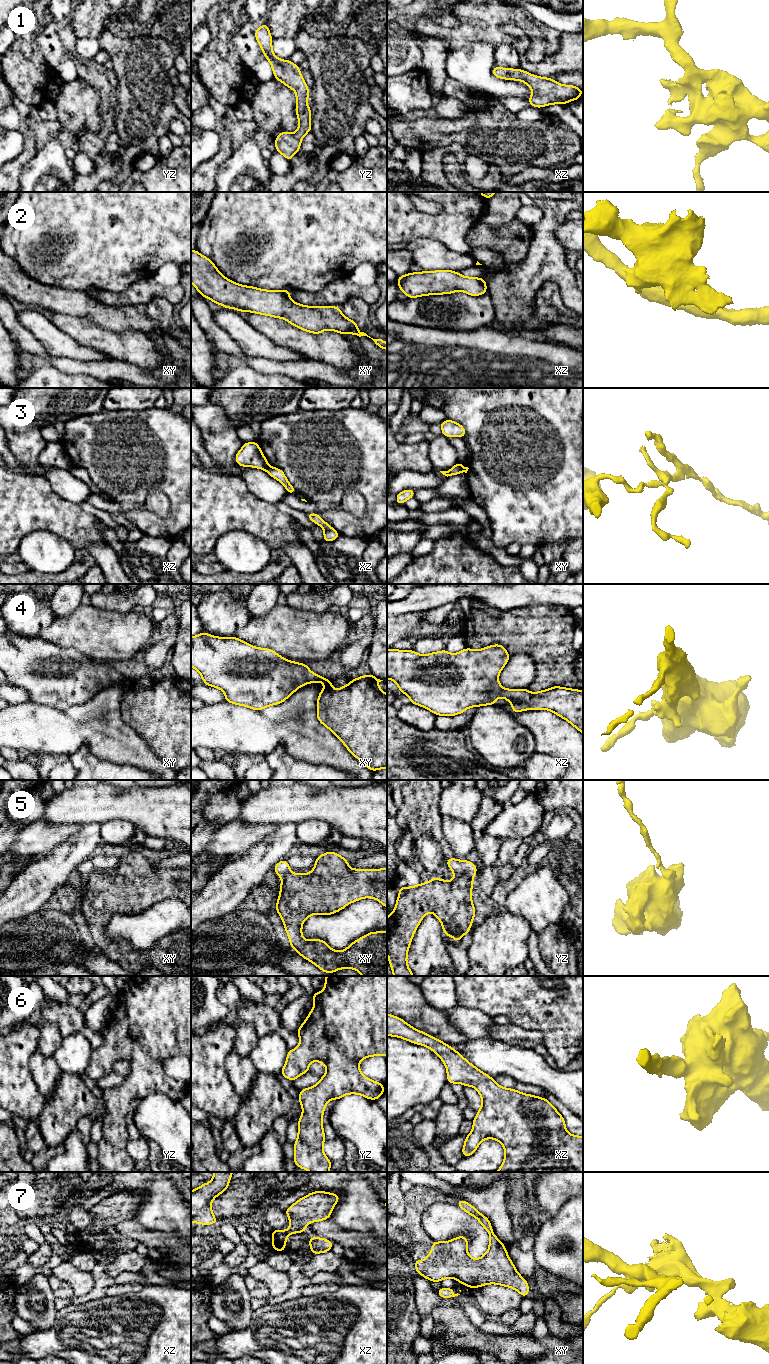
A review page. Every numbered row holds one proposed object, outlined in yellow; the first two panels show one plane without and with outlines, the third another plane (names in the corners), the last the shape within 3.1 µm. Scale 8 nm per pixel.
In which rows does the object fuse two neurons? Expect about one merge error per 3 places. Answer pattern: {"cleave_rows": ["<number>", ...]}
{"cleave_rows": ["2", "3", "5", "7"]}

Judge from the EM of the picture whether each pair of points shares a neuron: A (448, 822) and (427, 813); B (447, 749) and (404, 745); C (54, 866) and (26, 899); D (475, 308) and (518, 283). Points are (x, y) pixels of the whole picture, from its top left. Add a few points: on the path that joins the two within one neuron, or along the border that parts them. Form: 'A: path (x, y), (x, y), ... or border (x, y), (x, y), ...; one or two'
A: border (440, 816), (443, 835), (447, 842); two
B: path (436, 749), (415, 746); one
C: path (47, 874), (33, 891); one
D: border (487, 290), (493, 304), (495, 318); two

